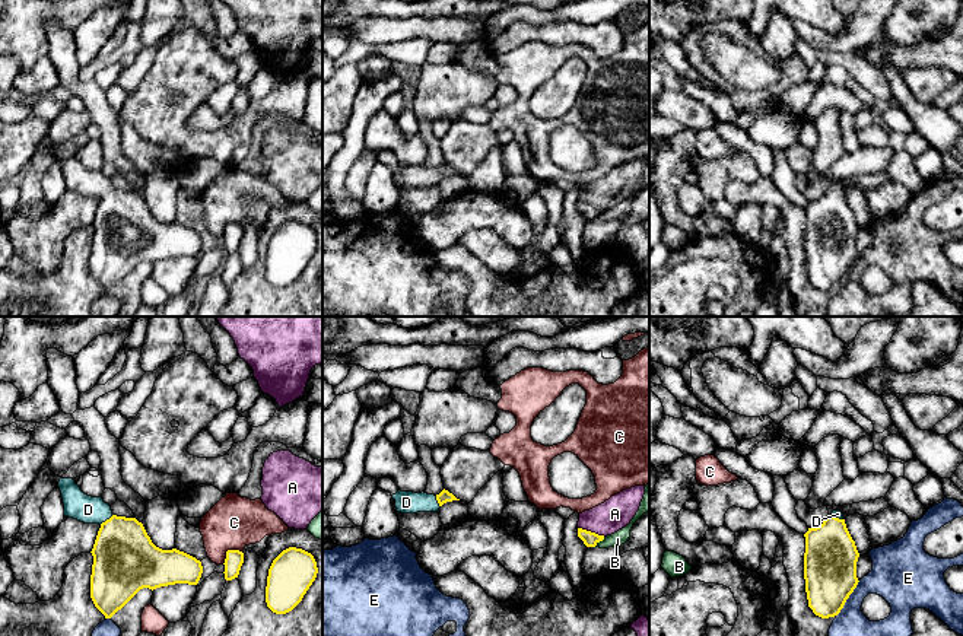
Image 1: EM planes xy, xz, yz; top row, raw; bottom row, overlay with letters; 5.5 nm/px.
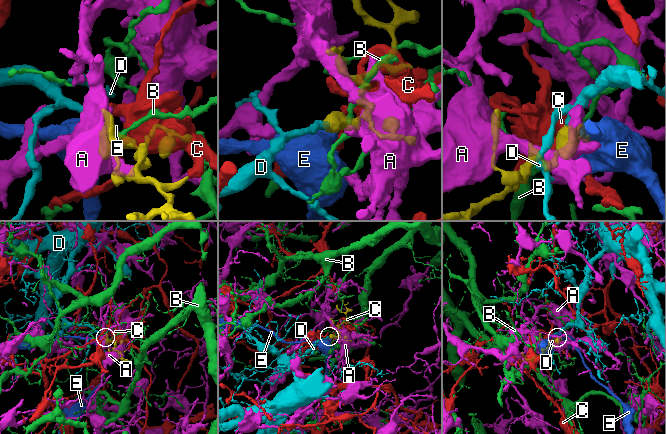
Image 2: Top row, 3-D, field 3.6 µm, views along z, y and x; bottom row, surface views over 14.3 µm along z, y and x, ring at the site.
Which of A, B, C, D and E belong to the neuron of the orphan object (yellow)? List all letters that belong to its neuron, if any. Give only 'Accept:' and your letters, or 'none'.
Accept: D

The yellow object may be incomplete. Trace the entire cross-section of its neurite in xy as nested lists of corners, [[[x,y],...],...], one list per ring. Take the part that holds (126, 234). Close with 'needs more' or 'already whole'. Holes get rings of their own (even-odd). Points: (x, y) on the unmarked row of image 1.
[[[73,152],[58,158],[64,190],[85,197],[99,197],[92,229],[90,271],[111,292],[140,263],[188,257],[197,258],[203,239],[177,222],[162,223],[136,191],[117,190],[104,172],[85,168]]]; needs more

